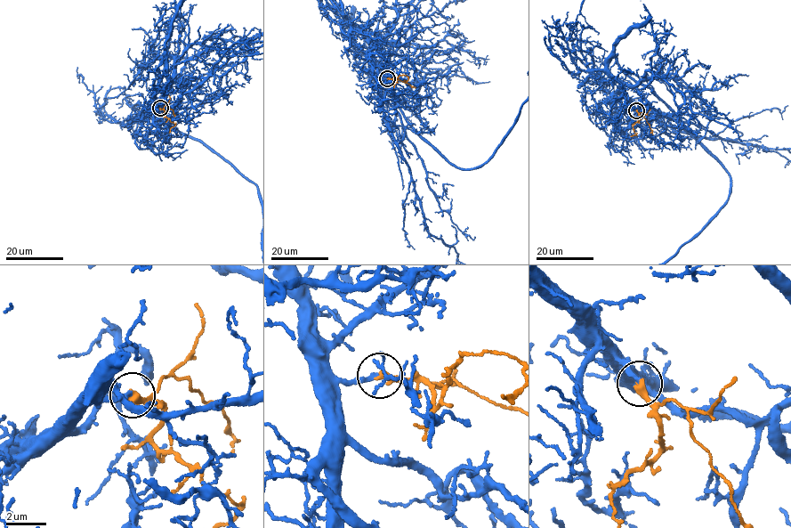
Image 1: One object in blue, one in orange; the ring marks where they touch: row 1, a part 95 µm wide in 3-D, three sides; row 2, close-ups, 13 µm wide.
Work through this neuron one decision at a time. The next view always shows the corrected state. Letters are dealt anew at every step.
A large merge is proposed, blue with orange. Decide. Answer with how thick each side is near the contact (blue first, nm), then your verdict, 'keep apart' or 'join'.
220/400 nm | join

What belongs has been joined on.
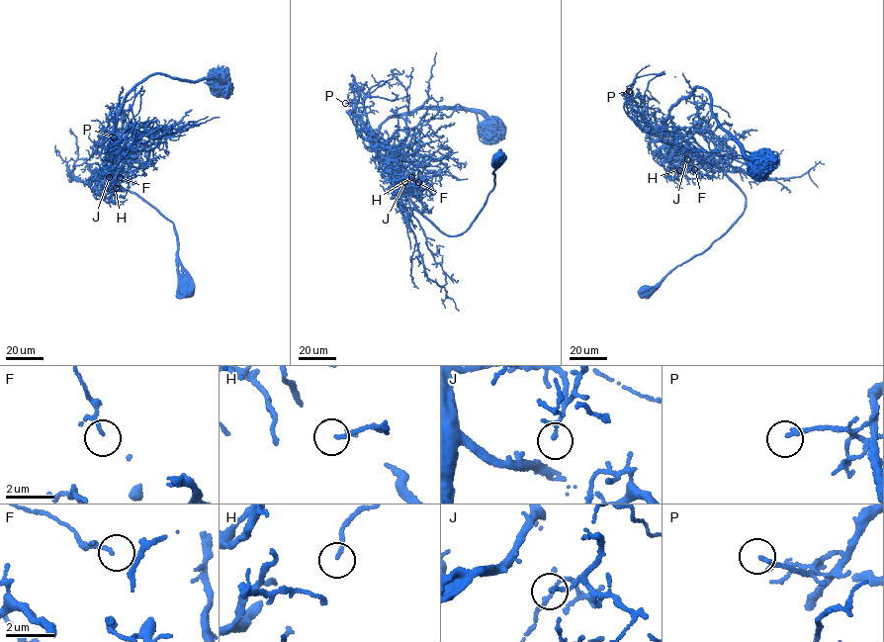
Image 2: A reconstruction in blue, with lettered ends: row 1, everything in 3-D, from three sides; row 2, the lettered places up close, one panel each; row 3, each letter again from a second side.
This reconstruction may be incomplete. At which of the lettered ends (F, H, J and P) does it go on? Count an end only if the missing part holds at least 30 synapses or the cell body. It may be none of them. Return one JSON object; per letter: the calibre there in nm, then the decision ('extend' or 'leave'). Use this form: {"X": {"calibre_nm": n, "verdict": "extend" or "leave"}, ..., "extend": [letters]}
{"F": {"calibre_nm": 90, "verdict": "leave"}, "H": {"calibre_nm": 140, "verdict": "leave"}, "J": {"calibre_nm": 150, "verdict": "leave"}, "P": {"calibre_nm": 180, "verdict": "extend"}, "extend": ["P"]}

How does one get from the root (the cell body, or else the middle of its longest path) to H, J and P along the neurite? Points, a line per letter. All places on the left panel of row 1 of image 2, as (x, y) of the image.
H: (189, 290), (172, 223), (103, 173), (111, 141), (116, 157), (106, 172), (120, 182), (116, 188)
J: (189, 290), (172, 223), (103, 173), (111, 141), (116, 157), (109, 177)
P: (189, 290), (172, 223), (103, 173), (109, 142), (116, 154), (113, 159), (119, 138), (114, 137)

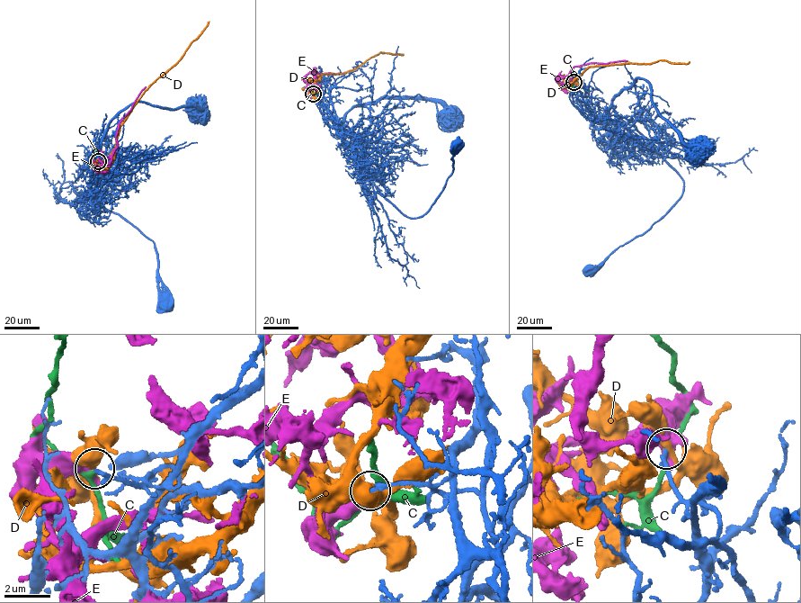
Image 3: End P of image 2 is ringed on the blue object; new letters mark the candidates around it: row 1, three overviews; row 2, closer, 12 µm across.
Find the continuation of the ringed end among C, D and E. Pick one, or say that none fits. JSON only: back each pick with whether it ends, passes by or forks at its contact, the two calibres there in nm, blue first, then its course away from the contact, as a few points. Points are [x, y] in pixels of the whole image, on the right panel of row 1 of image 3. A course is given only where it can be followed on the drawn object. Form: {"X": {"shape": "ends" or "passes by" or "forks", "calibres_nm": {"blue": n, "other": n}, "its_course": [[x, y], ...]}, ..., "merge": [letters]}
{"merge": []}

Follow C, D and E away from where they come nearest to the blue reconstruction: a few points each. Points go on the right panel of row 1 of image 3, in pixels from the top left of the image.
C: (574, 82), (576, 78), (572, 69)
D: (574, 82), (565, 86), (590, 67), (650, 65), (660, 60), (674, 64), (689, 62)
E: (574, 82), (559, 84), (556, 79), (569, 74), (575, 67), (627, 60)

